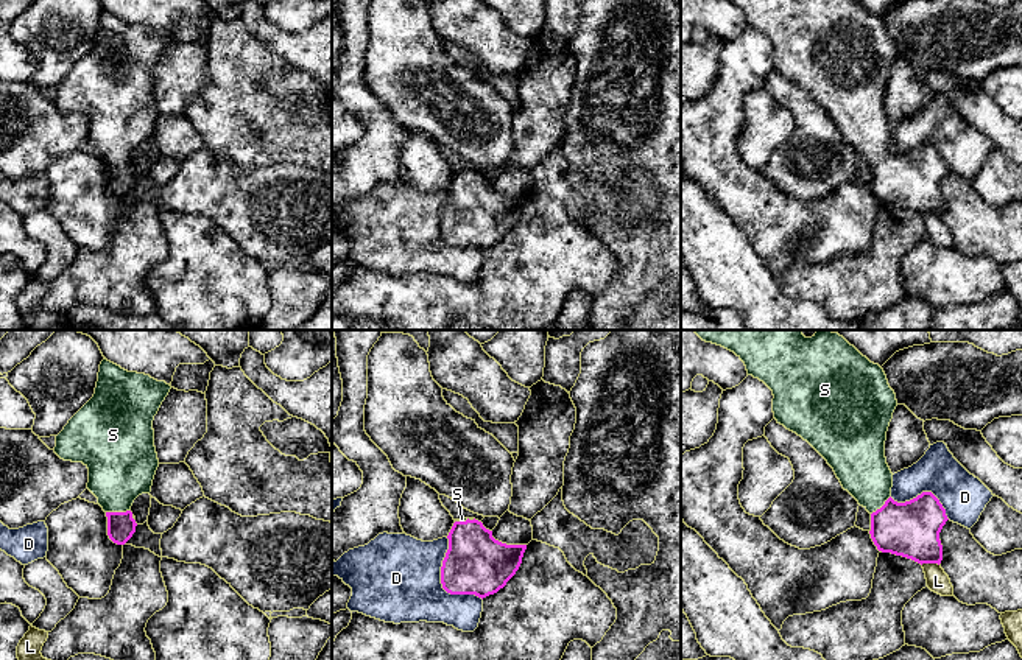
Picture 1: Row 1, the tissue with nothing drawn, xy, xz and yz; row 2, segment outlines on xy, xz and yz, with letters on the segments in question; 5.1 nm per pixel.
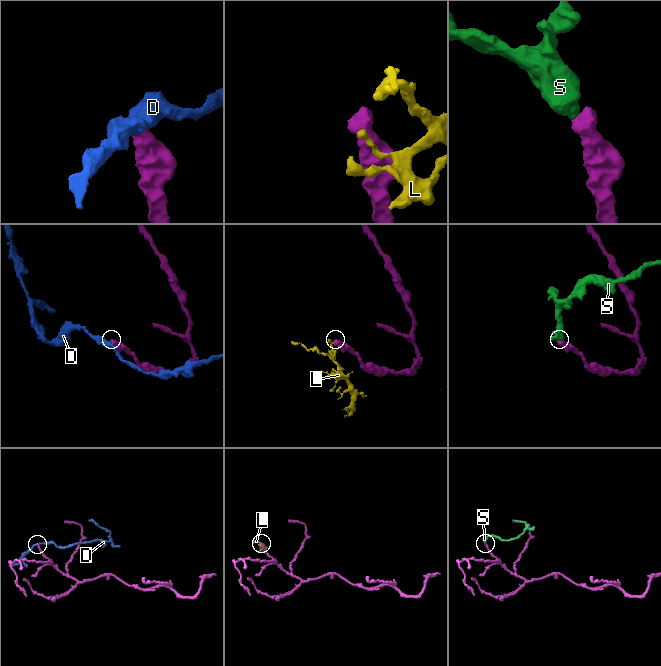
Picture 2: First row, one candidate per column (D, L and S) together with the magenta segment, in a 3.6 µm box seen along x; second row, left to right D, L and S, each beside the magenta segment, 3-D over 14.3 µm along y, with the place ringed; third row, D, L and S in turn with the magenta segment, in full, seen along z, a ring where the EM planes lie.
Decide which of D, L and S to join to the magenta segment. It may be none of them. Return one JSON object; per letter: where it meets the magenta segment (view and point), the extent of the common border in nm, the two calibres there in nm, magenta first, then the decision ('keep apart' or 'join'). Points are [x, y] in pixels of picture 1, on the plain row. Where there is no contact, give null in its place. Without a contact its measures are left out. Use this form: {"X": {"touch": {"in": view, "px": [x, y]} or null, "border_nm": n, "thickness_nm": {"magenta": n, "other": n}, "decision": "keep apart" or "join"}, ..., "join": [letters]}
{"D": {"touch": {"in": "xz", "px": [441, 234]}, "border_nm": 380, "thickness_nm": {"magenta": 320, "other": 460}, "decision": "keep apart"}, "L": {"touch": {"in": "yz", "px": [930, 214]}, "border_nm": 100, "thickness_nm": {"magenta": 280, "other": 110}, "decision": "keep apart"}, "S": {"touch": {"in": "xy", "px": [117, 164]}, "border_nm": 130, "thickness_nm": {"magenta": 140, "other": 360}, "decision": "join"}, "join": ["S"]}

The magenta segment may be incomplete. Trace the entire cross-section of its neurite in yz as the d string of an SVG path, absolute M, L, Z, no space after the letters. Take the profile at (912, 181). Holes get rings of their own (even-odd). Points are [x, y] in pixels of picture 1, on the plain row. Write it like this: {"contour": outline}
{"contour": "M728 0L746 17L748 26L773 42L777 75L807 92L833 120L844 142L871 165L871 190L879 202L918 215L941 215L939 184L946 160L932 143L897 154L891 149L893 125L885 109L885 92L896 45L879 16L857 0Z"}

